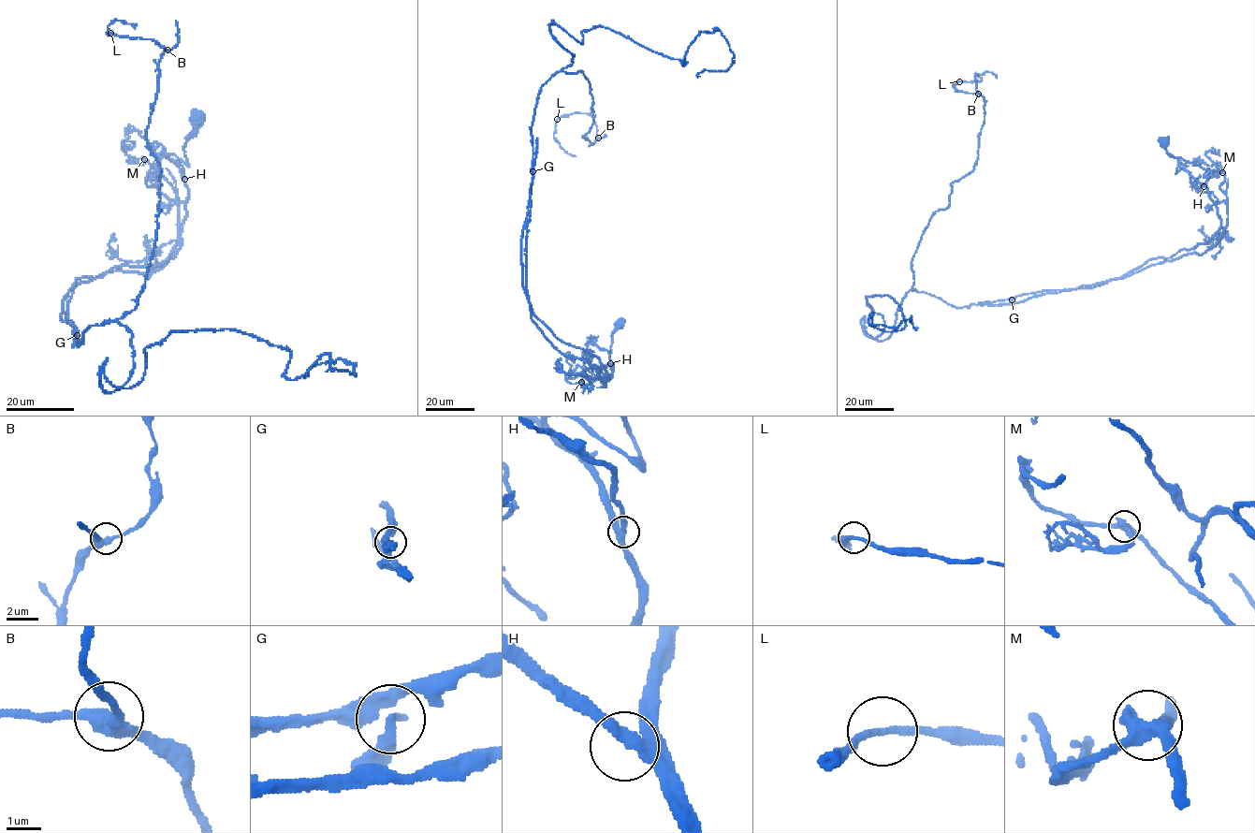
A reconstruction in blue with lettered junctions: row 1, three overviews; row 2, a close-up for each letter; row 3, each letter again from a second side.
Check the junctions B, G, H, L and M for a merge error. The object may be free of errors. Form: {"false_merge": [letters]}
{"false_merge": ["G"]}

